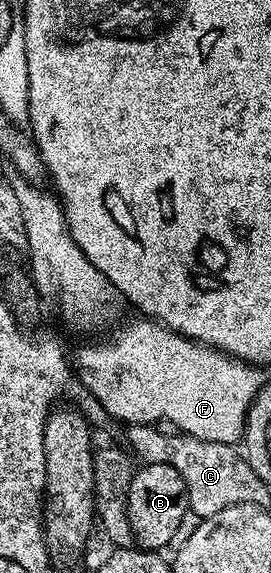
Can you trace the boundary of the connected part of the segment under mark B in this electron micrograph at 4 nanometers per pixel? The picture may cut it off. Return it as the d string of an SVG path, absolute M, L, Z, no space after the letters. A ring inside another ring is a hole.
M143 463L134 472L132 484L129 485L127 513L135 542L142 550L162 552L172 540L173 533L187 510L189 508L185 481L181 481L181 473L177 473L173 465Z

